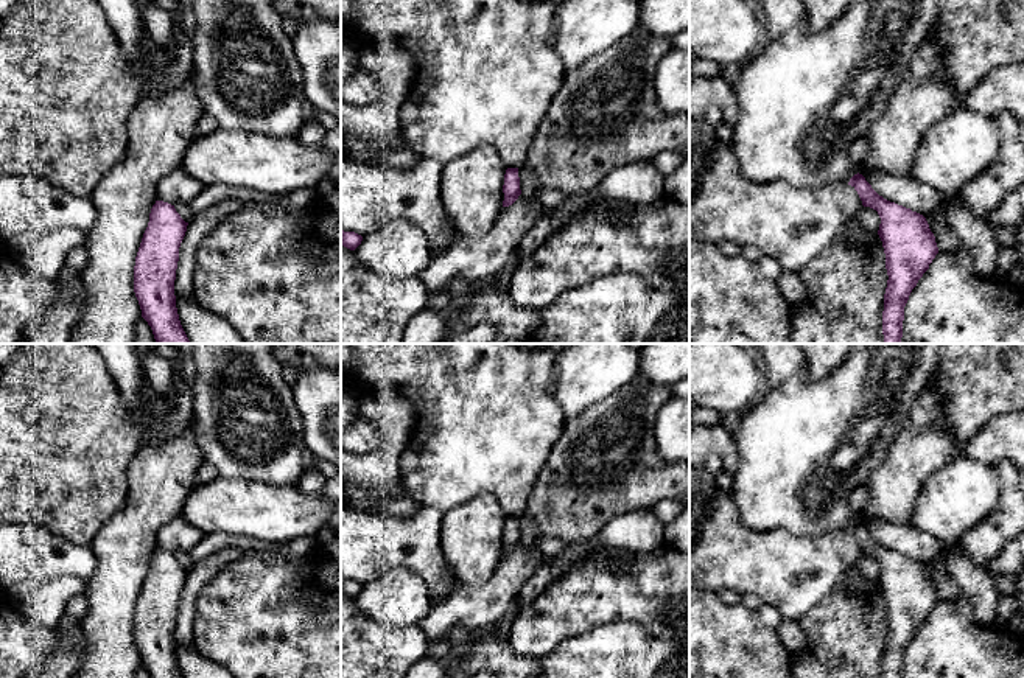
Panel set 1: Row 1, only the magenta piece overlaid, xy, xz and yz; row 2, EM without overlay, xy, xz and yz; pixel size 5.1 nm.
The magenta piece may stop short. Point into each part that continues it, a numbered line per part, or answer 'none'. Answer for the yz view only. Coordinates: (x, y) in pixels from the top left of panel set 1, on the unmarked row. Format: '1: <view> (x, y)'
1: yz (794, 574)

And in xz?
1: xz (486, 420)

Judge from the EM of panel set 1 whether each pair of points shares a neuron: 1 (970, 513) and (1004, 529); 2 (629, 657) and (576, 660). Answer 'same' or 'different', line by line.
1: different
2: same

